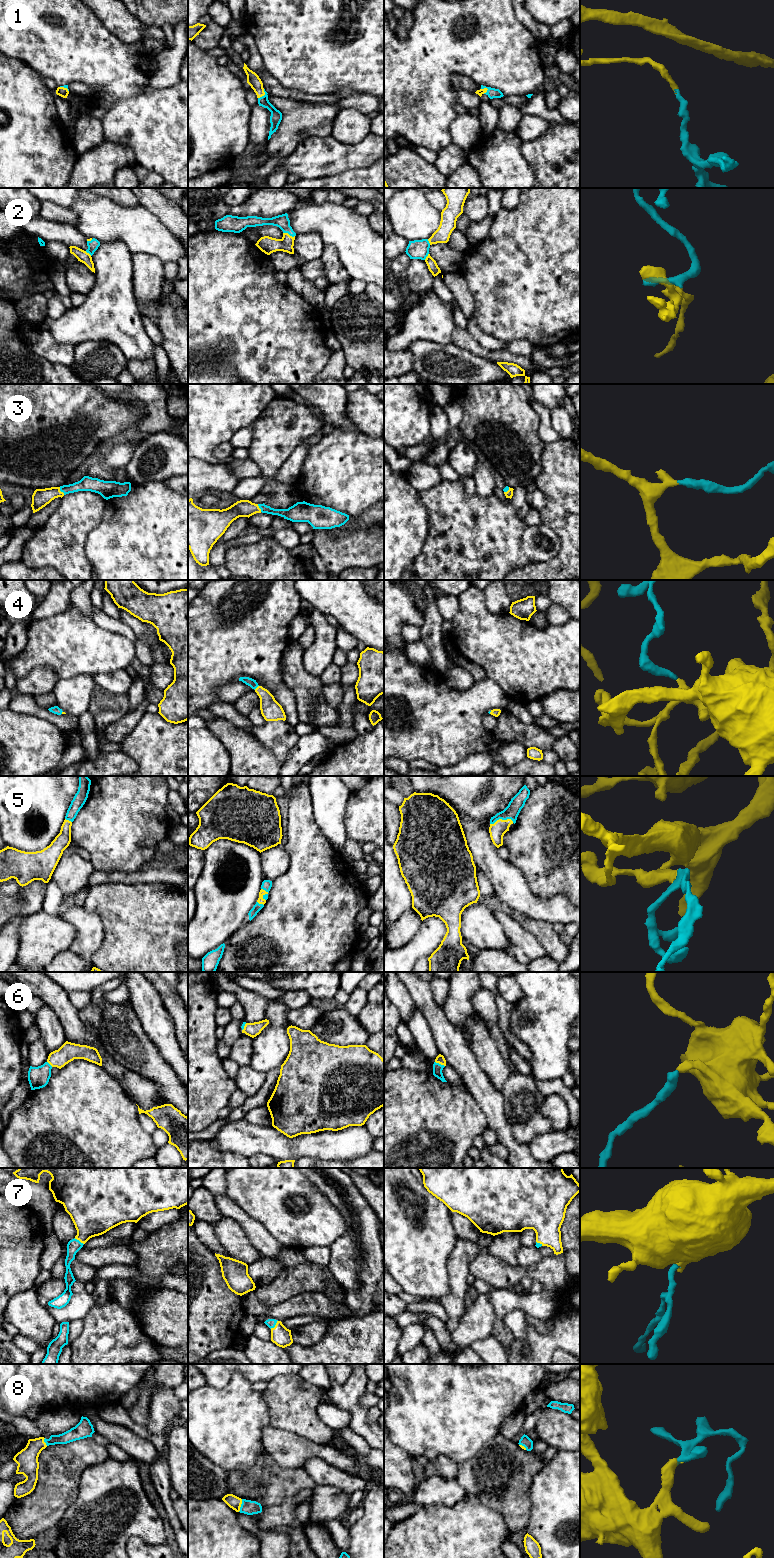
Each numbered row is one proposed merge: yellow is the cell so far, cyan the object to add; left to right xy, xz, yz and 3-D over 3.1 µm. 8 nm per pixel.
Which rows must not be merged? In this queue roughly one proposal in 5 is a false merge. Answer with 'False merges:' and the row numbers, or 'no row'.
False merges: no row

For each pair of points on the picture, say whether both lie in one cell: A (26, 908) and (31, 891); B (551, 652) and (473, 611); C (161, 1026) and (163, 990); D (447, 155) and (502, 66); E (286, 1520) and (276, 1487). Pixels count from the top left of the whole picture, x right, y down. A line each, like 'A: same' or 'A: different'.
A: same
B: same
C: different
D: different
E: same

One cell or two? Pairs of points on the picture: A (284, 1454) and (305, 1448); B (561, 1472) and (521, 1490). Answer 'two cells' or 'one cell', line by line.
A: one cell
B: two cells

